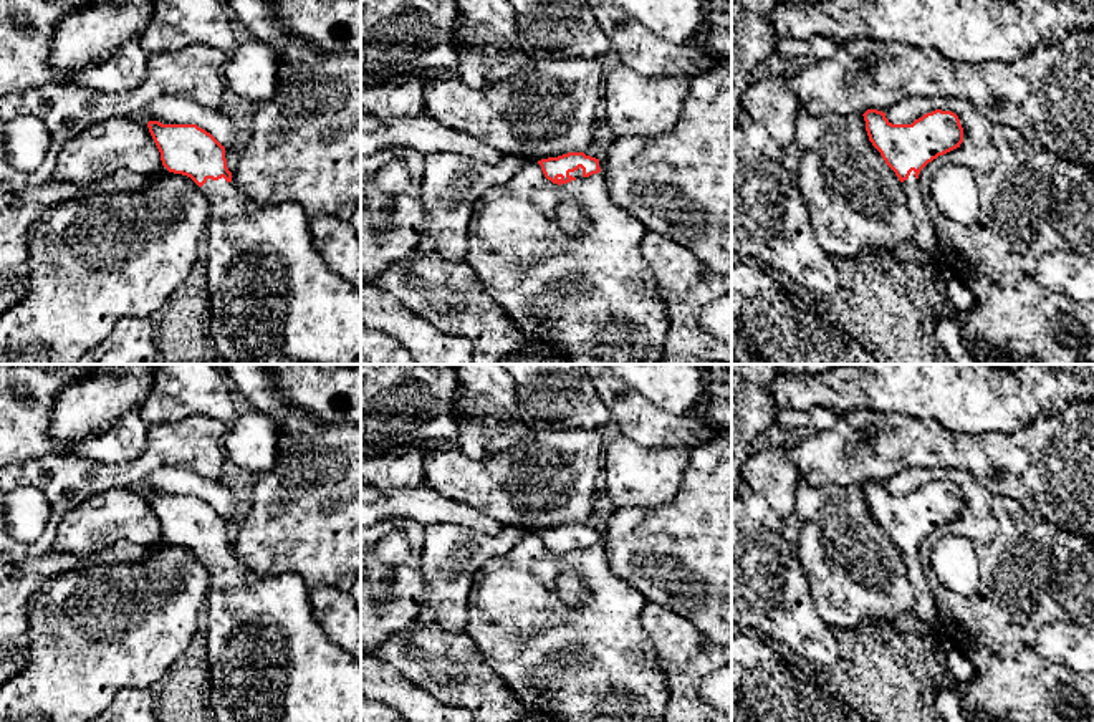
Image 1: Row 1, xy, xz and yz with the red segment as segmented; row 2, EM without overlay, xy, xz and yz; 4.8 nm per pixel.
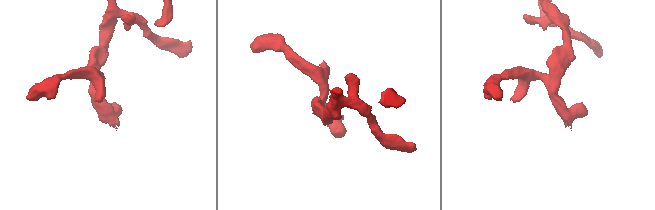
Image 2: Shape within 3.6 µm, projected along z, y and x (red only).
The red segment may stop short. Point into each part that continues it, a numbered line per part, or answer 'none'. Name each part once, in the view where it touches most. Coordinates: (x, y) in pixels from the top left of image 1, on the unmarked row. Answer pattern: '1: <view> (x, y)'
1: xy (268, 659)

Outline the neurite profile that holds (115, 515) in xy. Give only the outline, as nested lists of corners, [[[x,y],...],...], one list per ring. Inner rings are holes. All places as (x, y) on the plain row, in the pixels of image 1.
[[[113,489],[66,513],[55,530],[51,550],[91,556],[116,542],[151,546],[161,537],[161,523],[151,503],[127,489]]]

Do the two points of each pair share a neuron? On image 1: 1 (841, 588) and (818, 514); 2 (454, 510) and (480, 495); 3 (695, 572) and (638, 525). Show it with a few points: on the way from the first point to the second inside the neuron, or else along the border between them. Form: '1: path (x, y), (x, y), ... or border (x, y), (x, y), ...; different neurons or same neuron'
1: path (841, 570), (841, 543), (836, 532); same neuron
2: border (429, 489), (457, 499), (499, 524); different neurons
3: path (681, 557), (664, 552), (652, 540); same neuron

